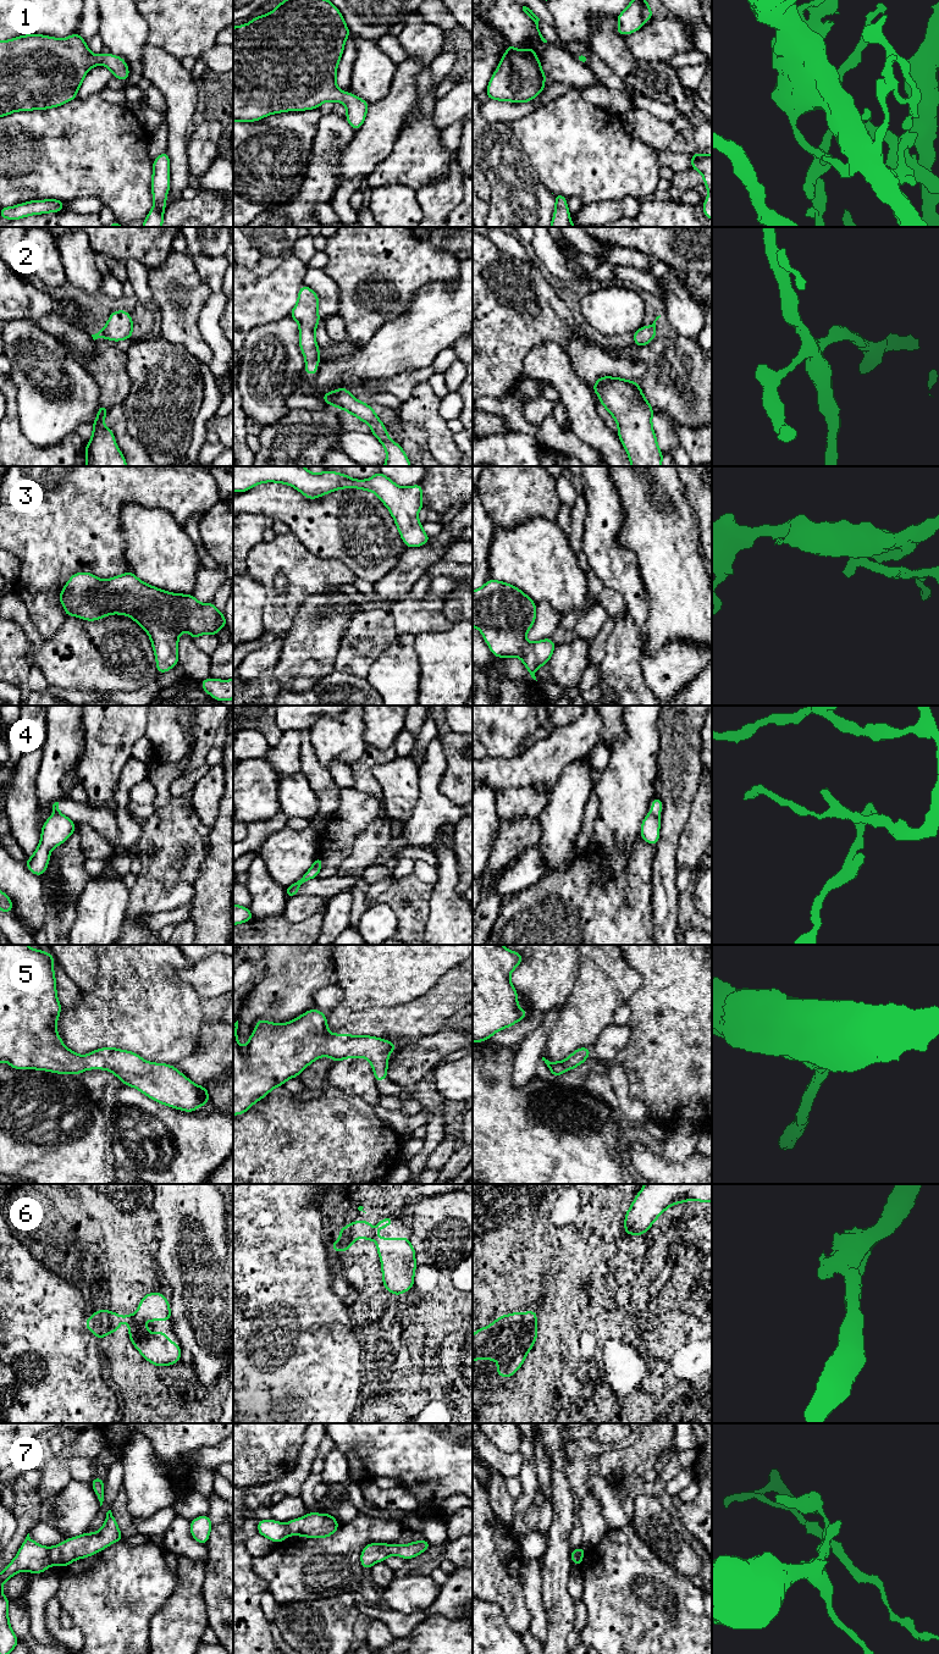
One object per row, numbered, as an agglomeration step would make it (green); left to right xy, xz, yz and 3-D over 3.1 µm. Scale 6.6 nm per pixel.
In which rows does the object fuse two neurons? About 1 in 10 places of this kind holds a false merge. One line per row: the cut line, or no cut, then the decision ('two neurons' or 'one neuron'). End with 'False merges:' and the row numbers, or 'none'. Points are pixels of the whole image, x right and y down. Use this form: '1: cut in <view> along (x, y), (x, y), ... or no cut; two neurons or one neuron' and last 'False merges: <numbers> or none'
1: no cut; one neuron
2: no cut; one neuron
3: no cut; one neuron
4: cut in xz along (291, 885), (298, 886); two neurons
5: no cut; one neuron
6: no cut; one neuron
7: cut in xy along (50, 1548), (49, 1564); two neurons
False merges: 4, 7

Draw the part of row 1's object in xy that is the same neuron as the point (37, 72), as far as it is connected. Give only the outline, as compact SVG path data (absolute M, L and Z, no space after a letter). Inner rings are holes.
M79 33L66 39L27 34L0 42L0 117L76 99L87 72L100 63L126 83L126 61L110 52L93 55Z

